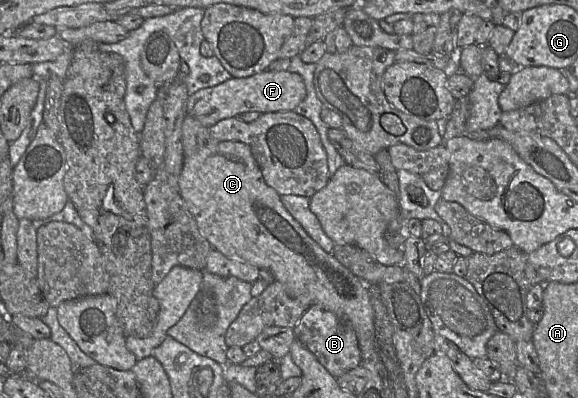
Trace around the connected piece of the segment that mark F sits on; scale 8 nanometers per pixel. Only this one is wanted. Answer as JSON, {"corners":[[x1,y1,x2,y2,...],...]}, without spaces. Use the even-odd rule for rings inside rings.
{"corners":[[265,70,245,78,230,78,214,87,198,90,187,100,187,115,198,120,203,126,210,128,217,122,231,117,239,117,243,113,294,111,305,99,306,88,302,77,290,71]]}

